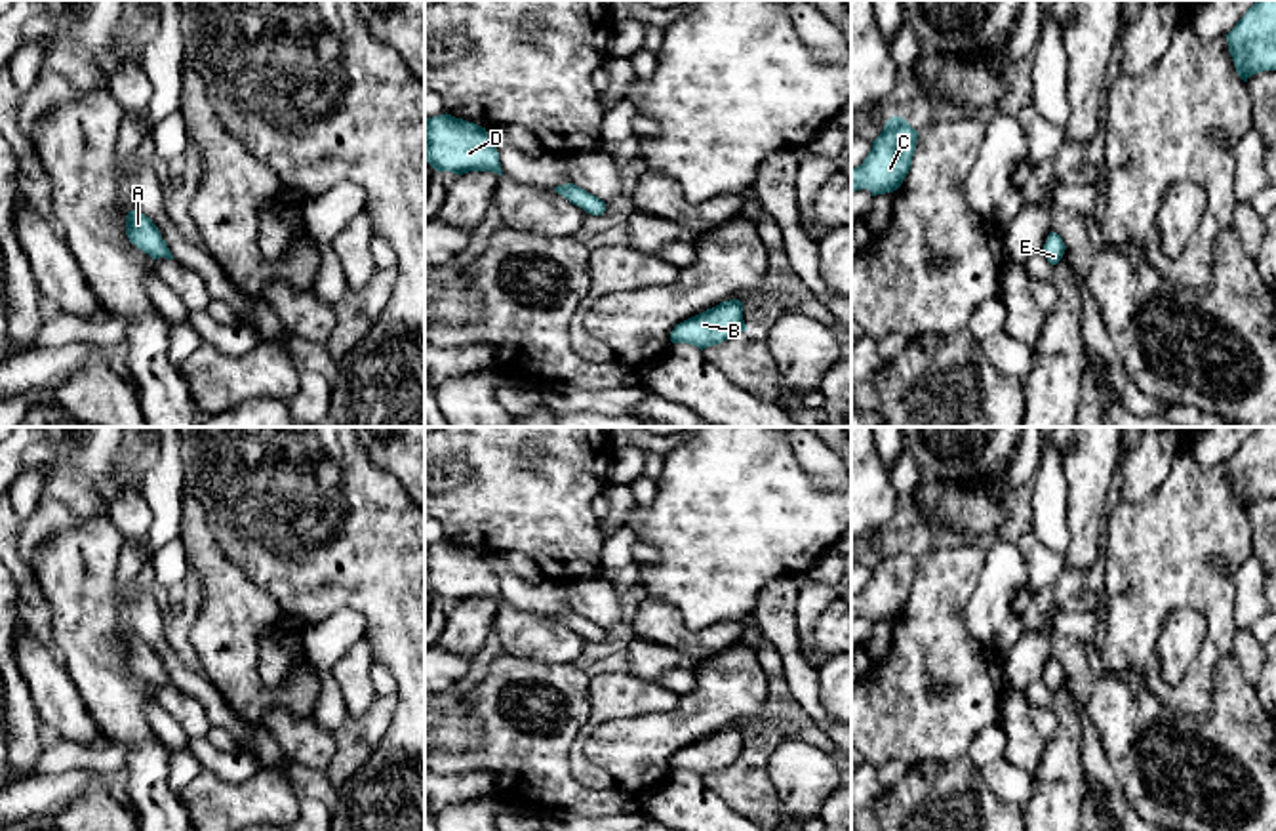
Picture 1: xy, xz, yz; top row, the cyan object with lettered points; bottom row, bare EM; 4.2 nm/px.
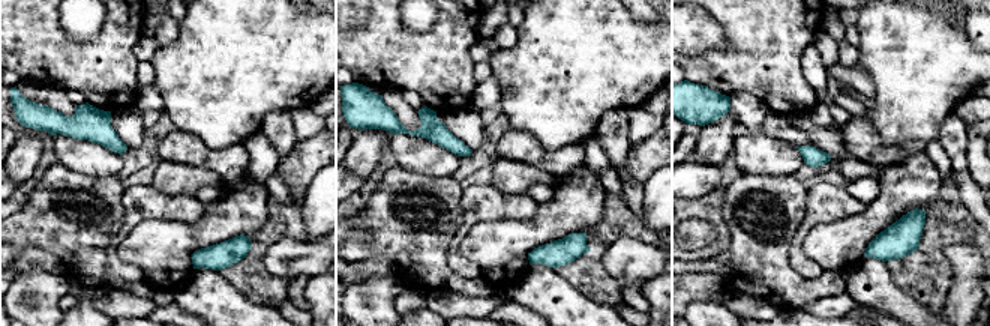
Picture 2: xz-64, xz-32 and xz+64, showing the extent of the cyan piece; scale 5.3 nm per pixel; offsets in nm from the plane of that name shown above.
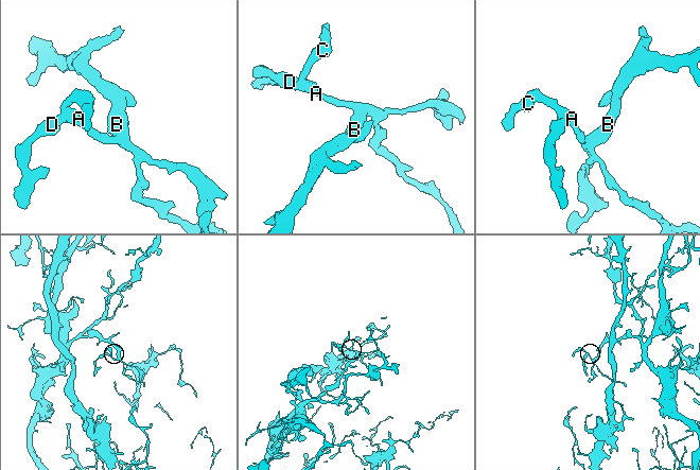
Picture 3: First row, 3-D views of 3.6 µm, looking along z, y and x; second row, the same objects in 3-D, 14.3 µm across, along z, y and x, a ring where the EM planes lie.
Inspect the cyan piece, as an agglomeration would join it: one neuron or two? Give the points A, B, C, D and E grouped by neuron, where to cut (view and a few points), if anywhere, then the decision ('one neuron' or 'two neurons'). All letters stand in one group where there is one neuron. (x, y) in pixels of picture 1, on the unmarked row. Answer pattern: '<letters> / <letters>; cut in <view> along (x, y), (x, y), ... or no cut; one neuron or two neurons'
A B C D E; no cut; one neuron

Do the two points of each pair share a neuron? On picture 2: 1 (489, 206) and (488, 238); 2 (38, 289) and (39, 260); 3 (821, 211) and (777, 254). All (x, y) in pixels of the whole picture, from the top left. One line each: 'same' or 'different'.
1: different
2: different
3: different

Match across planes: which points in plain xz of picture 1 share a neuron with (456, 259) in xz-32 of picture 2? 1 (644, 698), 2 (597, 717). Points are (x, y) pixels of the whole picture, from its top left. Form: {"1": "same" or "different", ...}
{"1": "same", "2": "same"}

